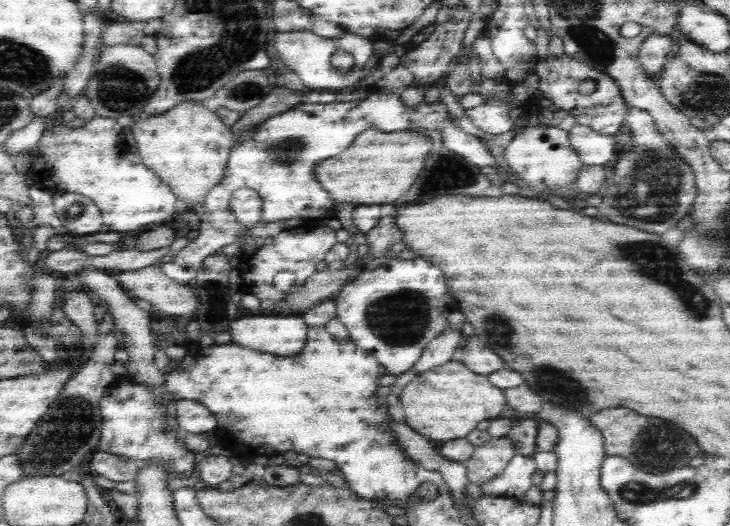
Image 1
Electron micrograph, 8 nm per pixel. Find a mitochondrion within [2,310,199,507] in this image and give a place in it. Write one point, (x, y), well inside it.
(69, 429)

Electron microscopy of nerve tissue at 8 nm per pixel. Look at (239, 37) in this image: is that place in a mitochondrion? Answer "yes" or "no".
yes

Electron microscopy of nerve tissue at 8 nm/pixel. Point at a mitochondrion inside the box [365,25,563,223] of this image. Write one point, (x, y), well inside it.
(446, 173)

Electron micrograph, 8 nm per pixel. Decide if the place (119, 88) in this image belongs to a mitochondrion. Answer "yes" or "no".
yes

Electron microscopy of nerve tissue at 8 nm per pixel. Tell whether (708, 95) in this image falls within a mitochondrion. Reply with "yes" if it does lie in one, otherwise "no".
yes

